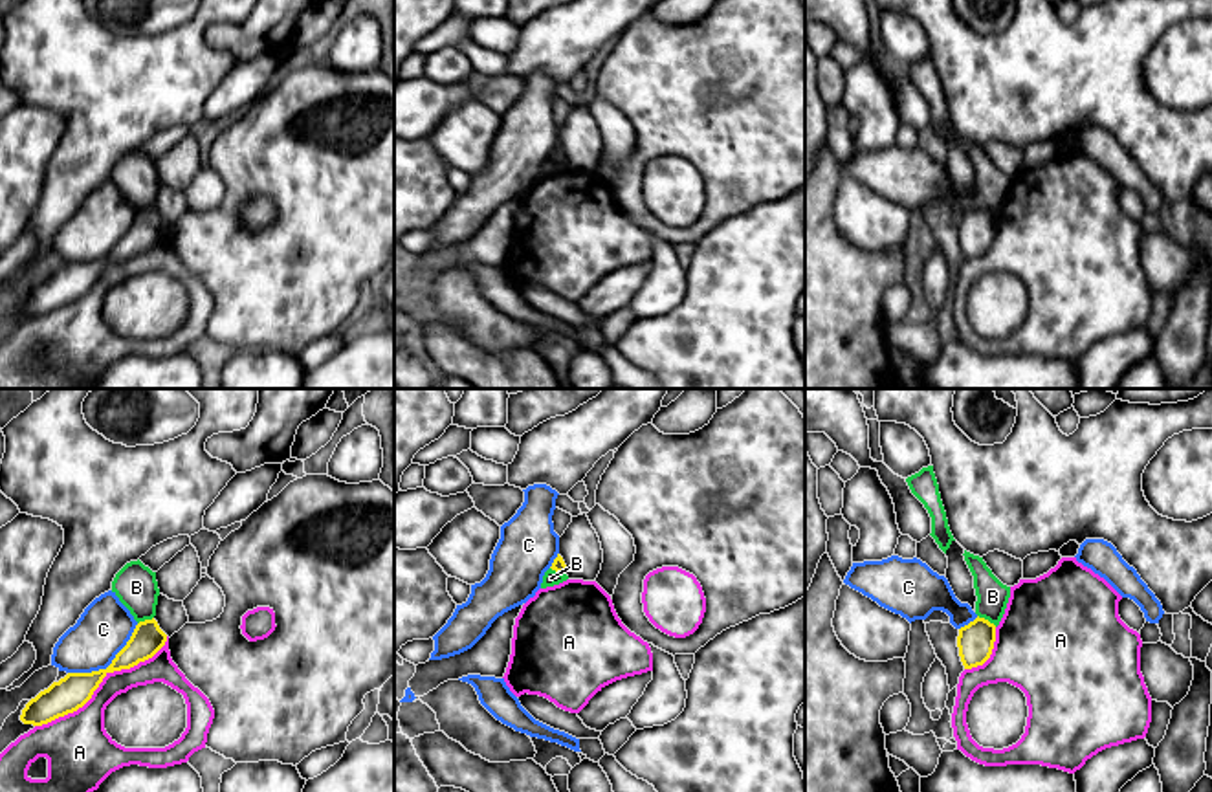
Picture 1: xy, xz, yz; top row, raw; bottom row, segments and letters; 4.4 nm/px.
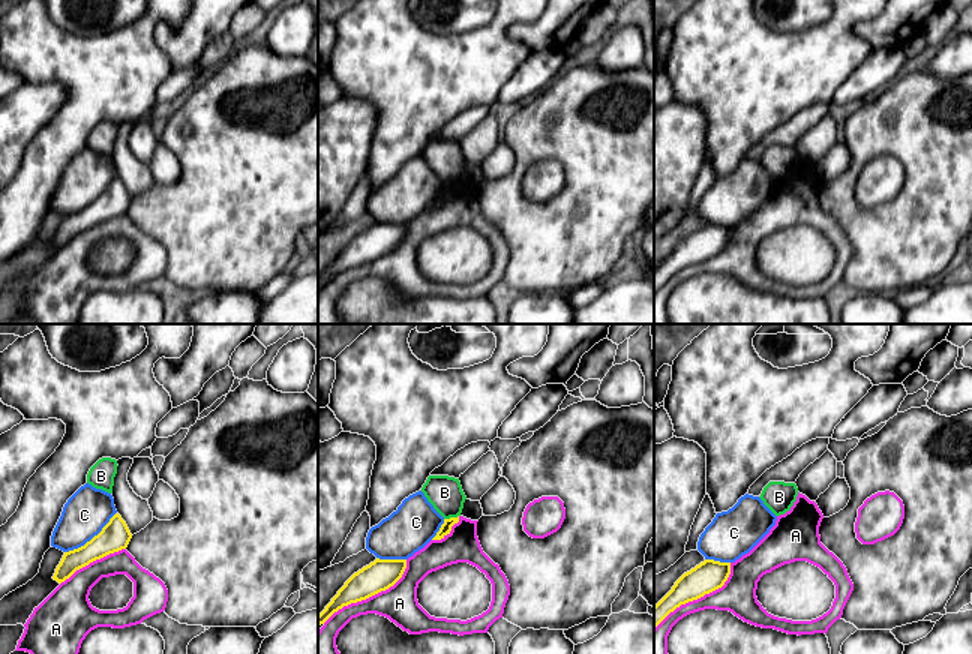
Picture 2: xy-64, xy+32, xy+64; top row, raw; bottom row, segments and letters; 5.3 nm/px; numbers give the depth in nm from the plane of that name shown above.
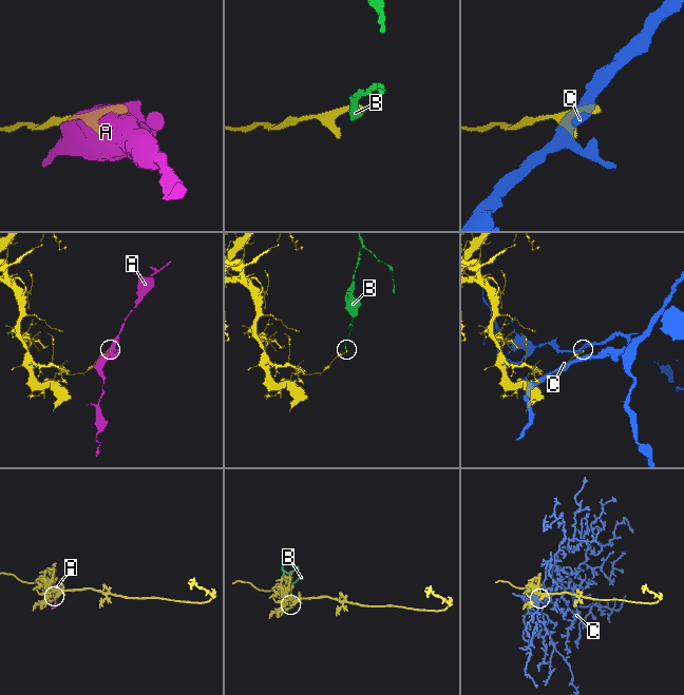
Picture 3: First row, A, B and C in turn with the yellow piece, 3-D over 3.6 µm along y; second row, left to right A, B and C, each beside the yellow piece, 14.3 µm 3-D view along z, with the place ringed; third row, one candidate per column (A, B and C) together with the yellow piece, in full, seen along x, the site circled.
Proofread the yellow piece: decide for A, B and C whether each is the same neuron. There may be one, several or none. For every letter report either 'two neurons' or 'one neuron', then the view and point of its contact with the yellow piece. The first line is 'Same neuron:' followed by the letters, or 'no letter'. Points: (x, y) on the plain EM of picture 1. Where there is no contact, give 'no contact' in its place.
Same neuron: no letter
A: two neurons; contact xy (101, 270)
B: two neurons; contact yz (987, 209)
C: two neurons; contact xy (110, 253)

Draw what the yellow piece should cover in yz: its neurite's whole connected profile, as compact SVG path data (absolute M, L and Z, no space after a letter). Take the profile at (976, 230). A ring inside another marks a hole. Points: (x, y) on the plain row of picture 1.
M975 207L959 218L957 236L964 258L983 255L994 238L996 214L985 207Z

